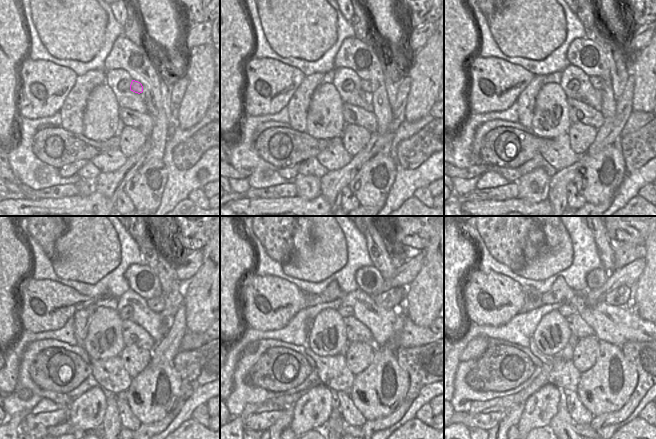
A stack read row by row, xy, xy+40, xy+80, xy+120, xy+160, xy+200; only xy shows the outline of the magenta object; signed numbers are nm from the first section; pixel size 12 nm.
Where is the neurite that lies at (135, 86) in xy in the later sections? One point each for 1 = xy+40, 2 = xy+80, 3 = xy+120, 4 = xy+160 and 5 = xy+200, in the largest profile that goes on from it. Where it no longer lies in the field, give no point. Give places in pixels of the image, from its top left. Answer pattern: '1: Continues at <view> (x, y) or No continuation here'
1: Continues at xy+40 (366, 86)
2: Continues at xy+80 (598, 82)
3: Continues at xy+120 (157, 304)
4: Continues at xy+160 (396, 296)
5: Continues at xy+200 (620, 296)

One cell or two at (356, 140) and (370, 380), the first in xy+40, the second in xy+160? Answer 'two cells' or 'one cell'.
two cells

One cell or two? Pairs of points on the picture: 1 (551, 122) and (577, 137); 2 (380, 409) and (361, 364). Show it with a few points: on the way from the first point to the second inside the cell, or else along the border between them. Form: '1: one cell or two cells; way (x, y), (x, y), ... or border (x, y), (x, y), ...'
1: two cells; border (572, 123), (566, 132)
2: two cells; border (376, 350), (372, 362), (355, 375)

